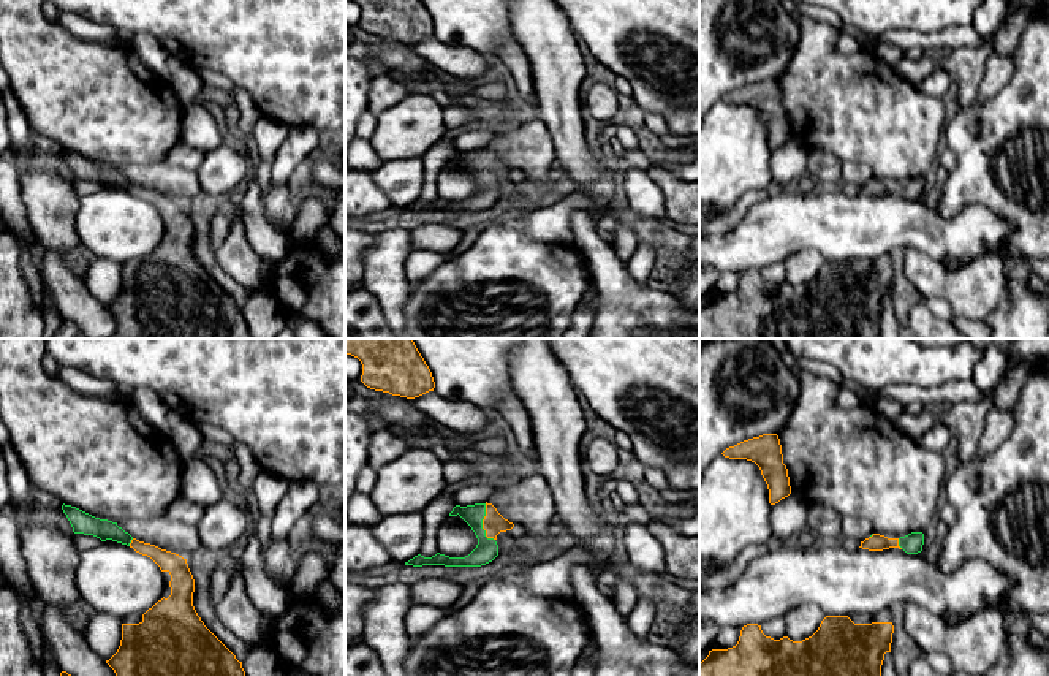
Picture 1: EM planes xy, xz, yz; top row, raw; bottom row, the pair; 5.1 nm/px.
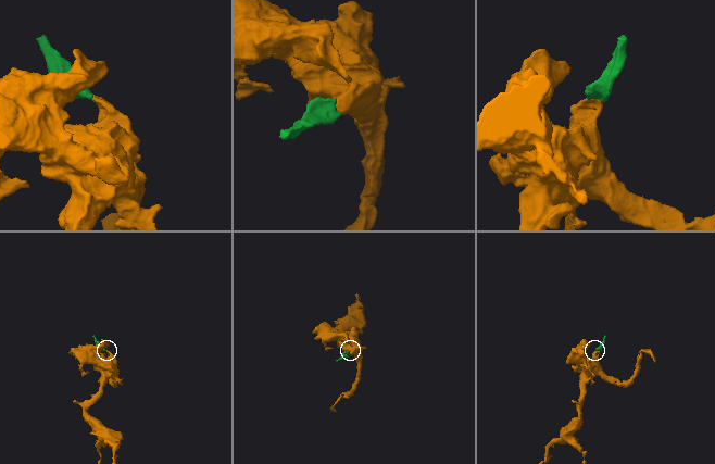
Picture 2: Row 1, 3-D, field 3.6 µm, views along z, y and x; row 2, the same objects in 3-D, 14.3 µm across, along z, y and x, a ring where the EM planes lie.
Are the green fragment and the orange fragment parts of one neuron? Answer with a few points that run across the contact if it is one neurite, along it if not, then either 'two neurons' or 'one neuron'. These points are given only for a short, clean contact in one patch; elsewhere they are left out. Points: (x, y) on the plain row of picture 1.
line xz (486, 195), (486, 176), (481, 170), (494, 168); one neuron

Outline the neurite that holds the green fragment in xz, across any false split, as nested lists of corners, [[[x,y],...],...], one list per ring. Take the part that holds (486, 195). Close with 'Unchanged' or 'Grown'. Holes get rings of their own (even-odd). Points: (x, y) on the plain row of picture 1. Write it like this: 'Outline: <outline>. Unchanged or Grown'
Outline: [[[492,149],[456,150],[449,161],[460,161],[478,184],[476,193],[465,203],[449,203],[437,198],[432,203],[415,201],[405,211],[445,211],[445,212],[481,212],[498,201],[497,180],[511,176],[513,168],[505,165]]]. Grown

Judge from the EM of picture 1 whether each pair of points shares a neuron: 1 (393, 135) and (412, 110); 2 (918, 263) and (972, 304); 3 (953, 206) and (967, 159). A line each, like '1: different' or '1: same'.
1: same
2: same
3: same

